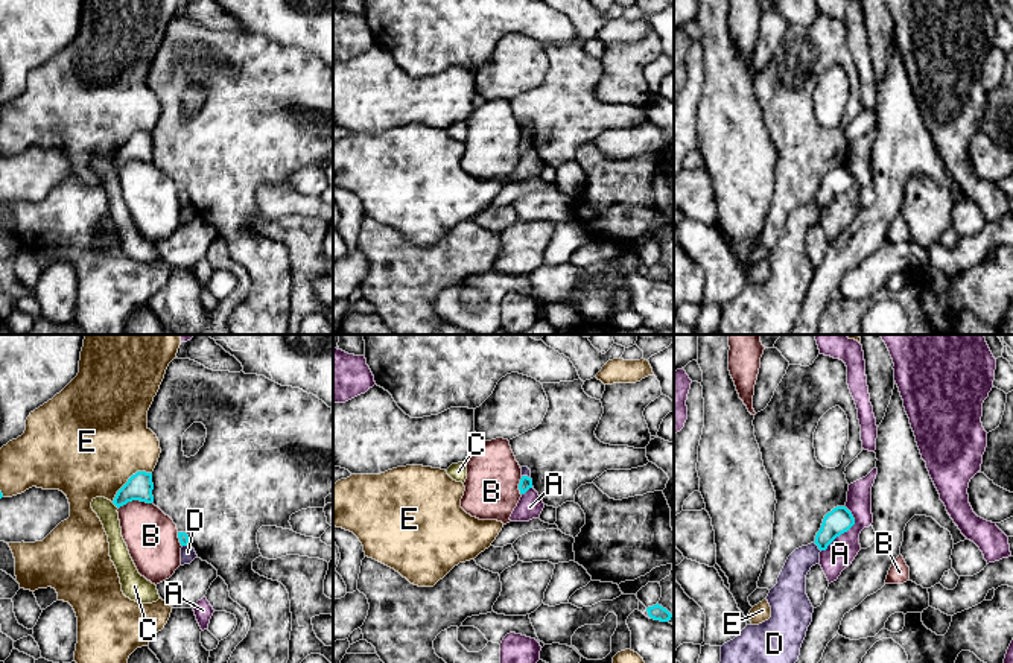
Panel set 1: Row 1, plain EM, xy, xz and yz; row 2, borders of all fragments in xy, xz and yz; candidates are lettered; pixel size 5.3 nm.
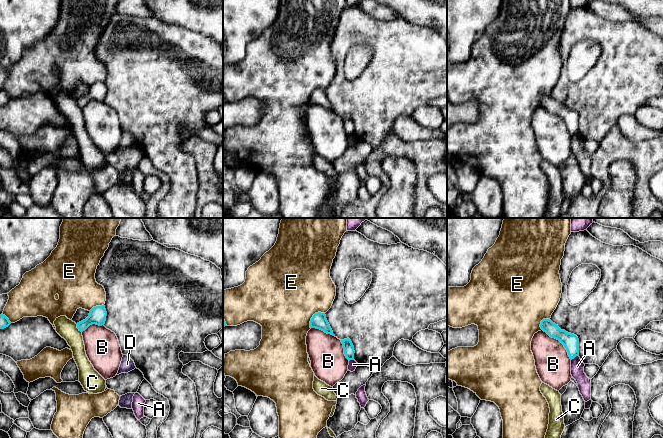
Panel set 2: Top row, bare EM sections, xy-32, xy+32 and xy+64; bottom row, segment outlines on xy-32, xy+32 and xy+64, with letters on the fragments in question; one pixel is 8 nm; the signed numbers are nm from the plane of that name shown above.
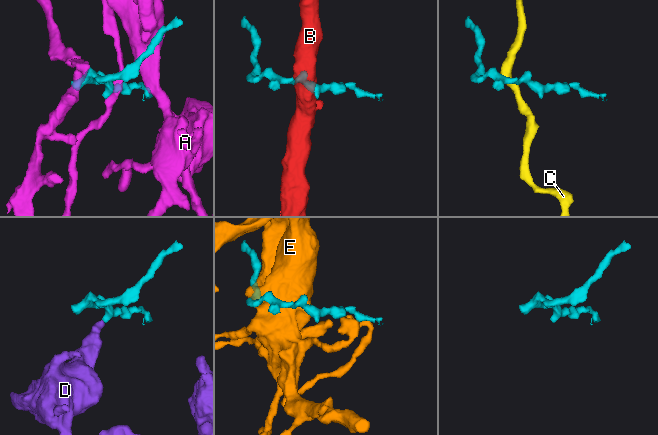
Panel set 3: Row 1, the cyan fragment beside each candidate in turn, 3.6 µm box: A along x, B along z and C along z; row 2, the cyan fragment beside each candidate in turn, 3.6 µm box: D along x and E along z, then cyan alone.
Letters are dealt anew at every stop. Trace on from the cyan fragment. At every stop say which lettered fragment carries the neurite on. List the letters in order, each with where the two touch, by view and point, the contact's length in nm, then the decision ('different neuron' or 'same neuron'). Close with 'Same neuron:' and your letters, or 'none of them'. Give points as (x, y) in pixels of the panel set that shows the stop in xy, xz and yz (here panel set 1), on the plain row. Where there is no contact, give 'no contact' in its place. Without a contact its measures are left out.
A: meets cyan in yz at (846, 190); contact 280 nm long; different neuron
B: meets cyan in xy at (134, 158); contact 180 nm long; different neuron
C: meets cyan in xy at (114, 163); contact 50 nm long; different neuron
D: meets cyan in yz at (817, 204); contact 70 nm long; different neuron
E: meets cyan in xy at (128, 139); contact 260 nm long; different neuron
Same neuron: none of them

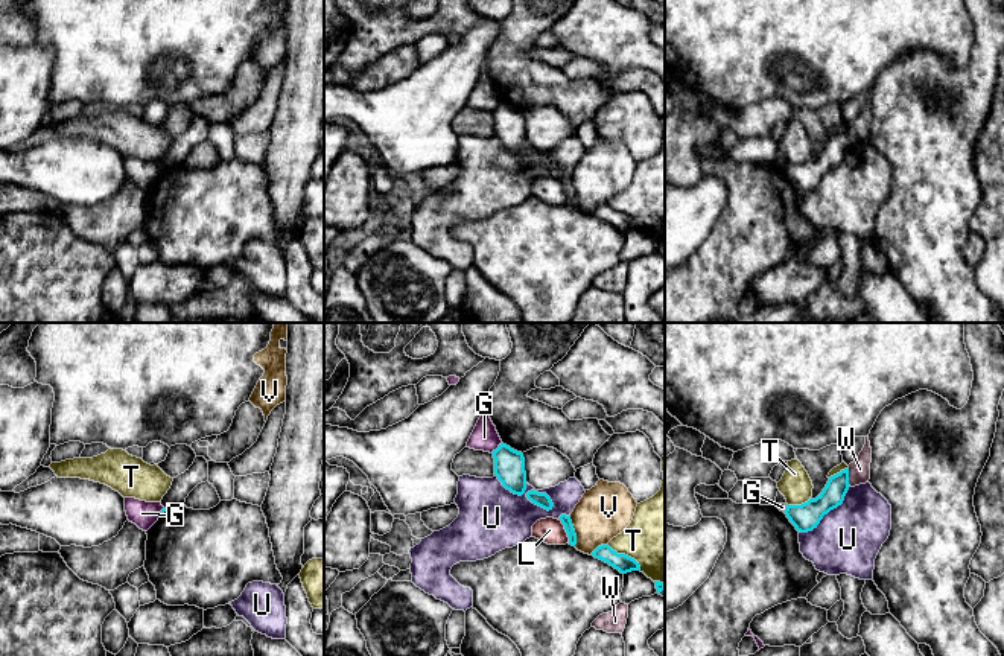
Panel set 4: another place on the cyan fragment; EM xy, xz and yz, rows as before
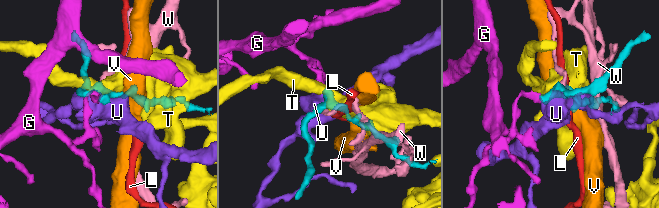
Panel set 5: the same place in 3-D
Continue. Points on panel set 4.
G: meets cyan in xz at (498, 107); contact 90 nm long; different neuron
L: meets cyan in xz at (566, 191); contact 140 nm long; different neuron
T: meets cyan in xz at (624, 213); contact 220 nm long; different neuron
U: meets cyan in xz at (524, 151); contact 360 nm long; different neuron
V: meets cyan in xz at (574, 191); contact 160 nm long; different neuron
W: meets cyan in yz at (848, 137); contact 100 nm long; different neuron
Same neuron: none of them

